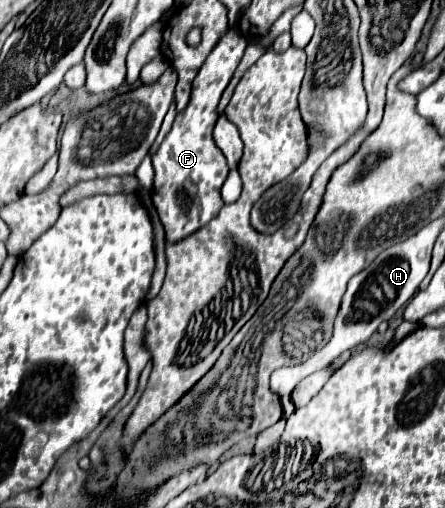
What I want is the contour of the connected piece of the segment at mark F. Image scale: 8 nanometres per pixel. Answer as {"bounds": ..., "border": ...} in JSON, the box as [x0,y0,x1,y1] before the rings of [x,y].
{"bounds":[153,26,245,242],"border":[[[229,26],[229,32],[213,48],[193,80],[193,94],[183,112],[175,116],[175,122],[161,142],[153,158],[153,206],[165,230],[167,242],[179,242],[189,234],[203,228],[223,206],[221,186],[229,174],[223,152],[213,142],[213,128],[219,118],[217,104],[229,84],[241,56],[245,52],[245,38],[237,32],[237,26]]]}

